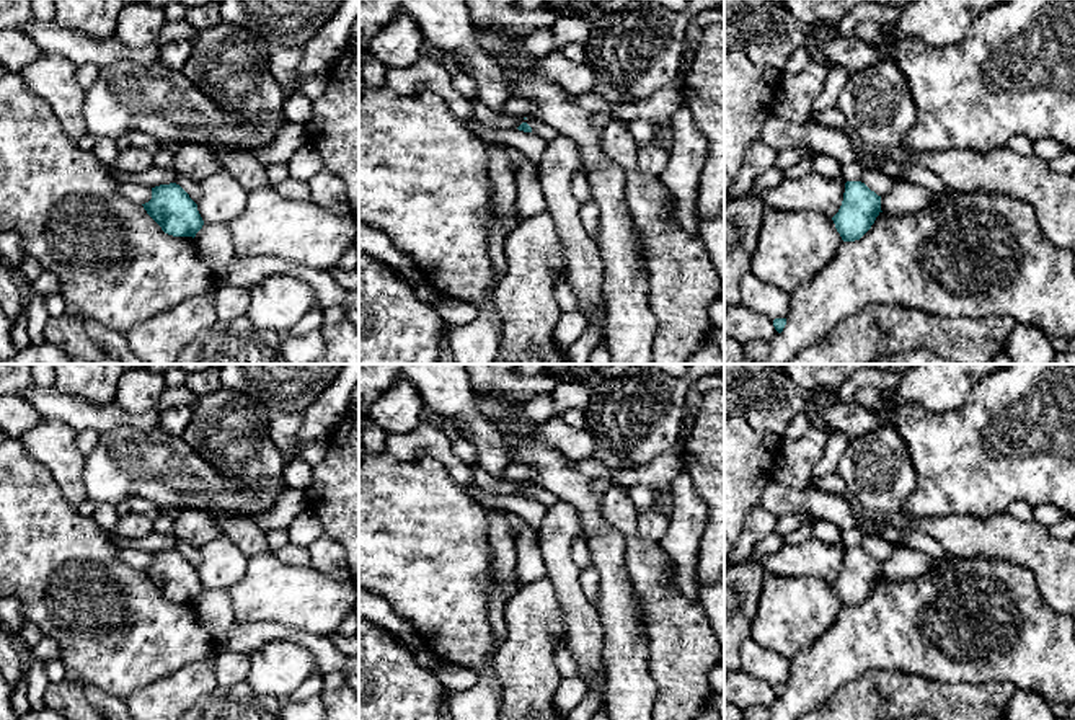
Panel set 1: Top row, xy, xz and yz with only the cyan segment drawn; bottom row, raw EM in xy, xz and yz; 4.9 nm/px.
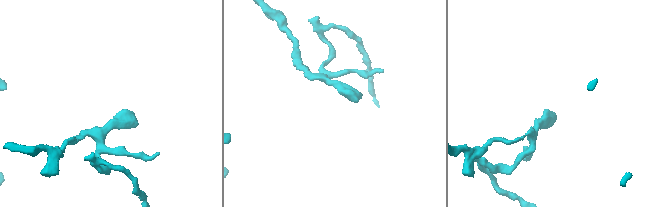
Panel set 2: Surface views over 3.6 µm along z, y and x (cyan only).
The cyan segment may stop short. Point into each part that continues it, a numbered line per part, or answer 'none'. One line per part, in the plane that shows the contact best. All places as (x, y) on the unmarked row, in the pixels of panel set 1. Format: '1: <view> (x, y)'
none

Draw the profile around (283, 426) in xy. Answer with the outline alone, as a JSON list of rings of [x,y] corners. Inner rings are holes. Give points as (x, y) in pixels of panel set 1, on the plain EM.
[[[302,413],[271,415],[269,434],[282,454],[285,454],[295,444],[302,423],[303,423]]]

